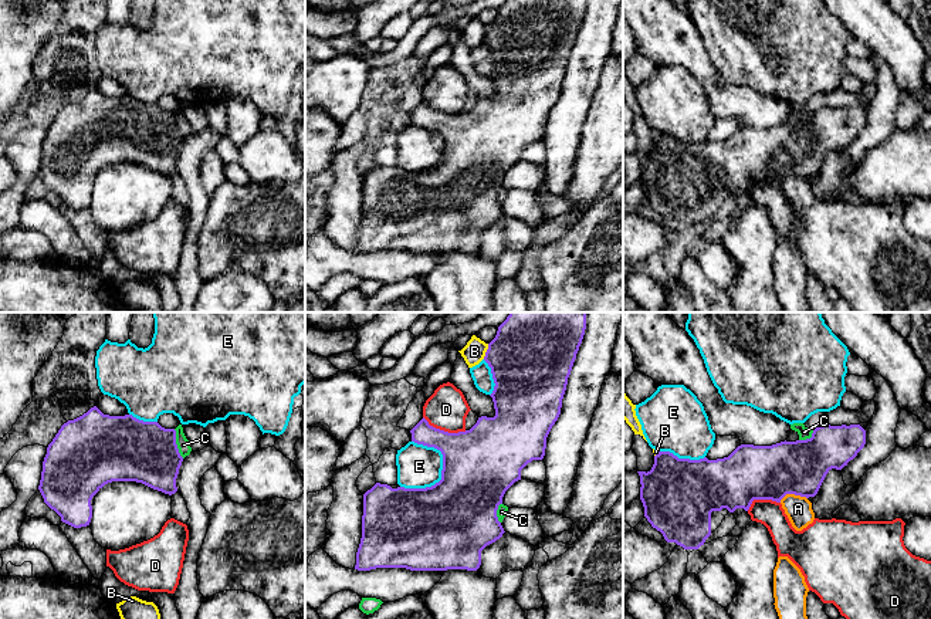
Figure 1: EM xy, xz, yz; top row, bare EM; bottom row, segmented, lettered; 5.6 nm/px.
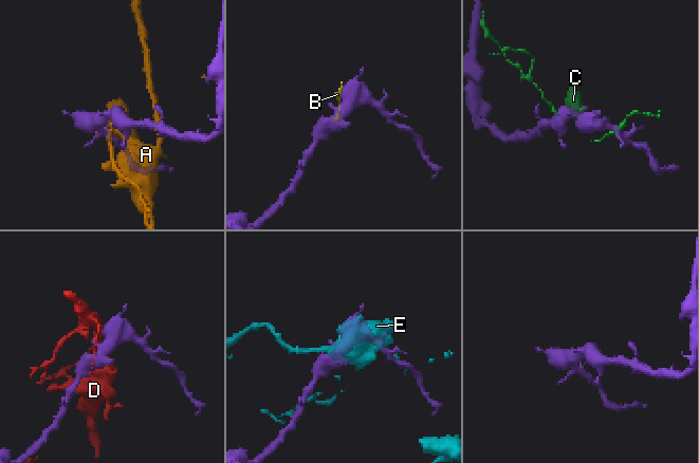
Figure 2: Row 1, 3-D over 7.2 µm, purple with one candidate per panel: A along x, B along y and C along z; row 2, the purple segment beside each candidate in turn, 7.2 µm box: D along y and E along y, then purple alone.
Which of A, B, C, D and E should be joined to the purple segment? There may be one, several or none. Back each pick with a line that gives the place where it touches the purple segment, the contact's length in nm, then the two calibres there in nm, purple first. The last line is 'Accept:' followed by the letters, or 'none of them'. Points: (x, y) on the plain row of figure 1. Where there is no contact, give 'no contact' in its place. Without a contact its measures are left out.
Accept: none of them

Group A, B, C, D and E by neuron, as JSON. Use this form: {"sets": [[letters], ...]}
{"sets": [["A", "E"], ["B"], ["C"], ["D"]]}

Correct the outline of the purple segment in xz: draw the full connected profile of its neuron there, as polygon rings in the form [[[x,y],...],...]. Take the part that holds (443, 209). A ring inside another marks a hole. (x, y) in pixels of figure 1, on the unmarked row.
[[[507,0],[497,13],[495,20],[488,26],[484,43],[491,50],[494,61],[494,72],[490,77],[494,84],[495,98],[478,99],[477,105],[466,114],[448,115],[440,111],[436,111],[429,106],[423,99],[412,112],[412,124],[423,126],[427,129],[434,129],[443,136],[443,152],[441,162],[431,169],[426,170],[404,170],[397,169],[392,170],[387,166],[376,165],[370,172],[363,176],[363,197],[362,197],[362,220],[356,234],[356,247],[358,253],[370,253],[376,250],[406,250],[410,253],[447,253],[447,251],[467,251],[477,253],[481,247],[481,233],[500,221],[505,214],[501,204],[497,199],[498,187],[502,186],[502,179],[505,173],[518,162],[521,162],[521,152],[531,145],[532,142],[542,142],[546,131],[546,119],[558,102],[562,89],[562,81],[566,72],[568,60],[571,57],[576,35],[582,26],[586,11],[586,0]]]

